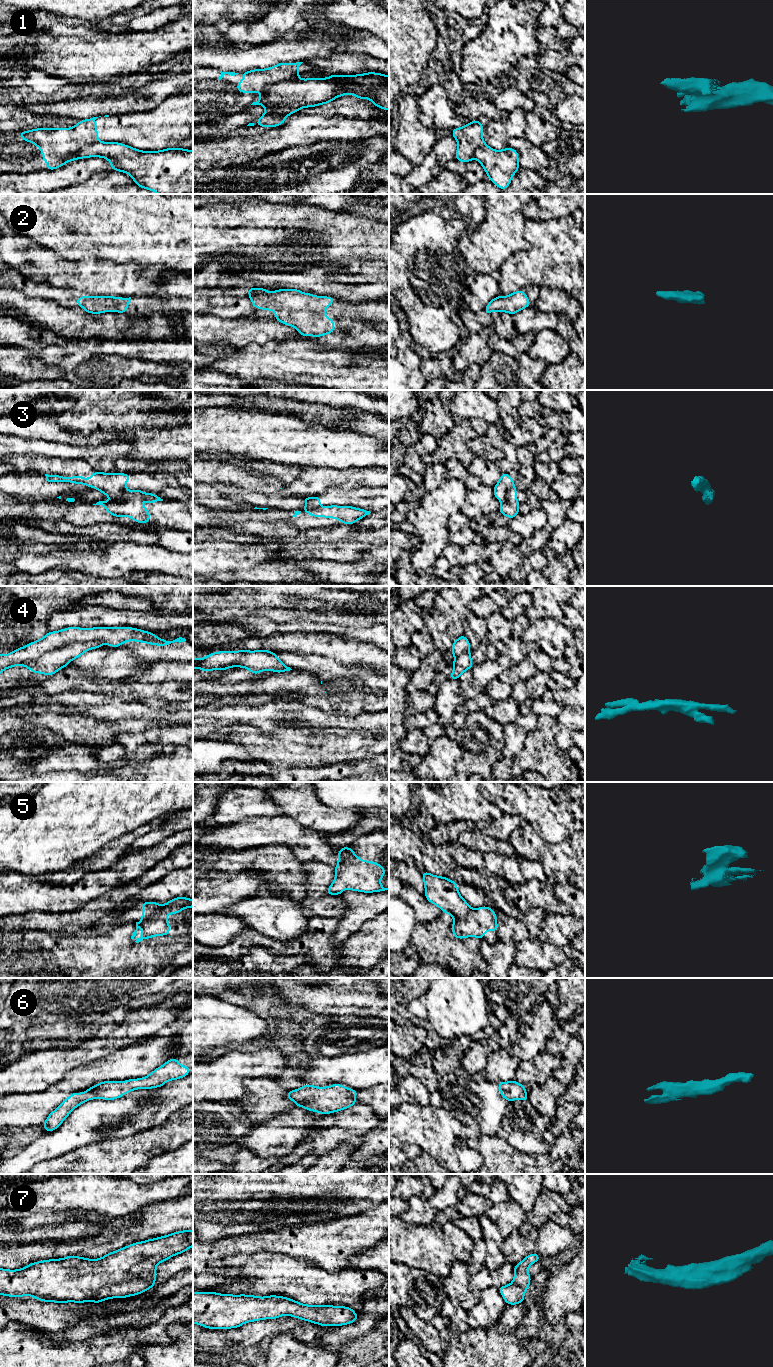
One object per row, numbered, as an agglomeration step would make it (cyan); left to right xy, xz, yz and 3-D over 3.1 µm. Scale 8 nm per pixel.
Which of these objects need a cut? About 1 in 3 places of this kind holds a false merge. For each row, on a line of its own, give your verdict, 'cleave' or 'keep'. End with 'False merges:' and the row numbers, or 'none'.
1: cleave
2: keep
3: cleave
4: cleave
5: cleave
6: keep
7: keep
False merges: 1, 3, 4, 5

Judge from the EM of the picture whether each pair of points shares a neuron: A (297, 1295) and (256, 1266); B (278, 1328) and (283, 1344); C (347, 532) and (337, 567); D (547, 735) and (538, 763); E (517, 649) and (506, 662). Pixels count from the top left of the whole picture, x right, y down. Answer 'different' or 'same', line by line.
A: same
B: different
C: different
D: same
E: different

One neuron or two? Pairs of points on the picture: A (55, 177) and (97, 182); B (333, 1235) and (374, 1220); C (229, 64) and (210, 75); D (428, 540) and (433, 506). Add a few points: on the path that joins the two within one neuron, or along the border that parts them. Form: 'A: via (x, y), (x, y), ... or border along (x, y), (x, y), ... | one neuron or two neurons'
A: border along (106, 170), (95, 172), (85, 180), (77, 183) | two neurons
B: via (343, 1233), (358, 1233), (364, 1230) | one neuron
C: border along (213, 67), (222, 71), (238, 73) | two neurons
D: via (432, 532), (432, 514) | one neuron

